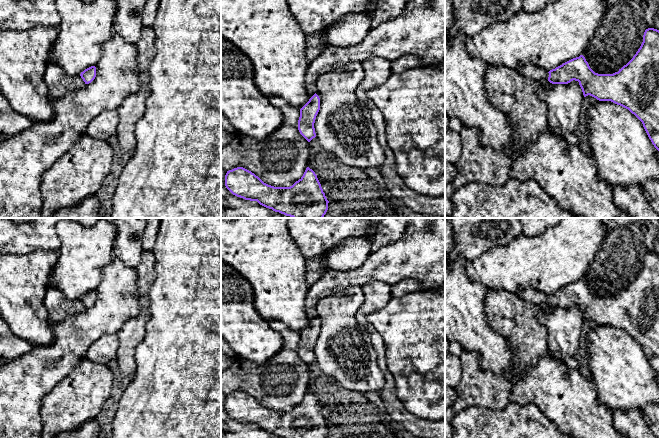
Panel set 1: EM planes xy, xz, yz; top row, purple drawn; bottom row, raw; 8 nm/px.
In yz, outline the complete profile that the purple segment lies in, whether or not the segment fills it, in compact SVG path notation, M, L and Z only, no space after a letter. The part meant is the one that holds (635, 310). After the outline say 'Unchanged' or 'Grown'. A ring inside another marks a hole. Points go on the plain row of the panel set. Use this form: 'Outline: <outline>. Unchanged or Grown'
Outline: M646 253L643 266L636 278L613 298L595 297L583 279L549 296L532 288L520 289L515 296L536 305L548 304L552 308L568 308L573 304L578 305L584 321L590 319L599 325L611 325L634 338L642 346L649 363L659 375L659 254Z. Grown

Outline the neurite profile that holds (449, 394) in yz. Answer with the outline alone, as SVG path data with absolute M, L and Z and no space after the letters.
M445 387L445 408L453 406L455 401L455 392Z

